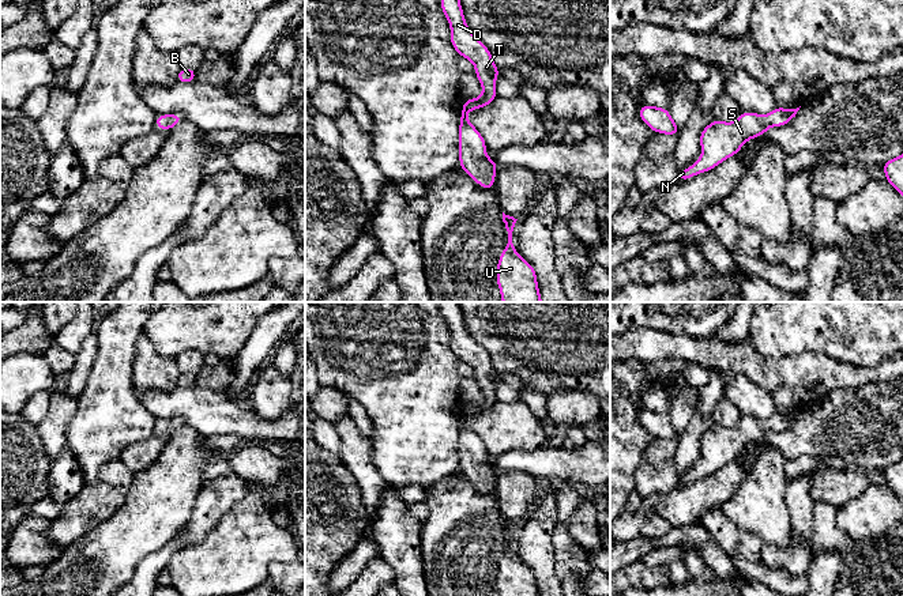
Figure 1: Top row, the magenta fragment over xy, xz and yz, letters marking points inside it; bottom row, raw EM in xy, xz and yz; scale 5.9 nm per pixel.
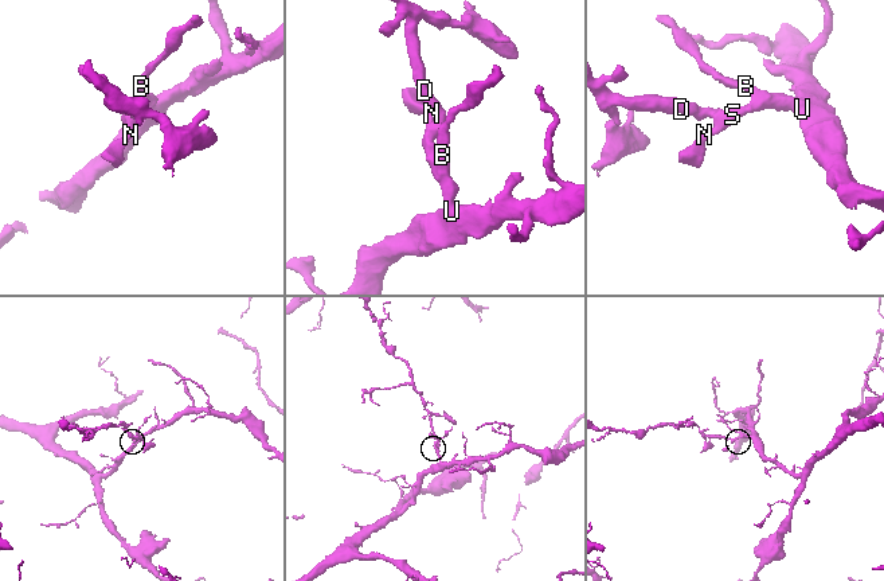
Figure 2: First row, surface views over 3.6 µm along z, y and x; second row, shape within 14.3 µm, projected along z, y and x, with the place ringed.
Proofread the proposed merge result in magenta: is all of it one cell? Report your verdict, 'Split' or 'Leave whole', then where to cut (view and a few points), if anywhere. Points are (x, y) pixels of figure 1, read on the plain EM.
Leave whole. No split

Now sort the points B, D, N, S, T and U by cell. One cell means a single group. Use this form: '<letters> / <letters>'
B D N S T U

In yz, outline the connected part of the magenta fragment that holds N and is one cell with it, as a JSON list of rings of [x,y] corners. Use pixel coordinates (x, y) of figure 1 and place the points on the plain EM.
[[[776,411],[768,420],[742,416],[735,427],[714,425],[700,438],[701,463],[686,475],[678,476],[677,486],[686,486],[716,472],[725,464],[735,460],[746,445],[764,440],[770,431],[790,427],[798,415],[799,412]]]

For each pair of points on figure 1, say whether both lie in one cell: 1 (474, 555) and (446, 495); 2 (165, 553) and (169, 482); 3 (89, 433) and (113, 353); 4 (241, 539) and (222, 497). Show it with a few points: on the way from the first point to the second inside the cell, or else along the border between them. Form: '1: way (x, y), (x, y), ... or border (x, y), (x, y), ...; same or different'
1: way (463, 540), (463, 521), (458, 510); same
2: border (175, 535), (138, 564); different
3: way (108, 412), (112, 373); same
4: border (248, 491), (207, 532); different

